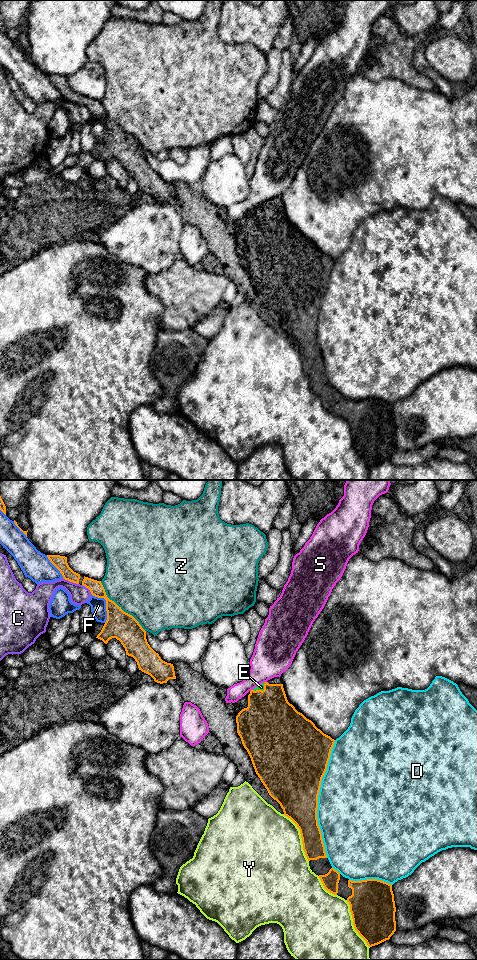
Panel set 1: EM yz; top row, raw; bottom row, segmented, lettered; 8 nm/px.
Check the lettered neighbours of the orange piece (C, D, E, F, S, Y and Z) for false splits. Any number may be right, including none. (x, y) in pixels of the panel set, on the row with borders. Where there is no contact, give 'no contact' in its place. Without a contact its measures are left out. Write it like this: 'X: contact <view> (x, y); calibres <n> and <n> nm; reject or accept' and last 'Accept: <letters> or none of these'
C: contact yz (71, 581); calibres 110 and 160 nm; reject
D: contact yz (317, 799); calibres 440 and 500 nm; reject
E: contact yz (261, 690); calibres 420 and 50 nm; accept
F: contact yz (106, 605); calibres 220 and 130 nm; reject
S: contact yz (251, 690); calibres 380 and 260 nm; reject
Y: contact yz (301, 837); calibres 260 and 500 nm; reject
Z: contact yz (120, 607); calibres 220 and 500 nm; reject
Accept: E

